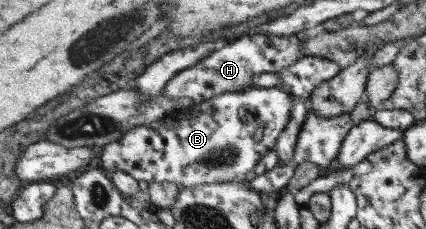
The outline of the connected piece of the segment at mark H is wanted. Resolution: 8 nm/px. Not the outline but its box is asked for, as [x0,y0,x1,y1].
[164,32,307,104]

